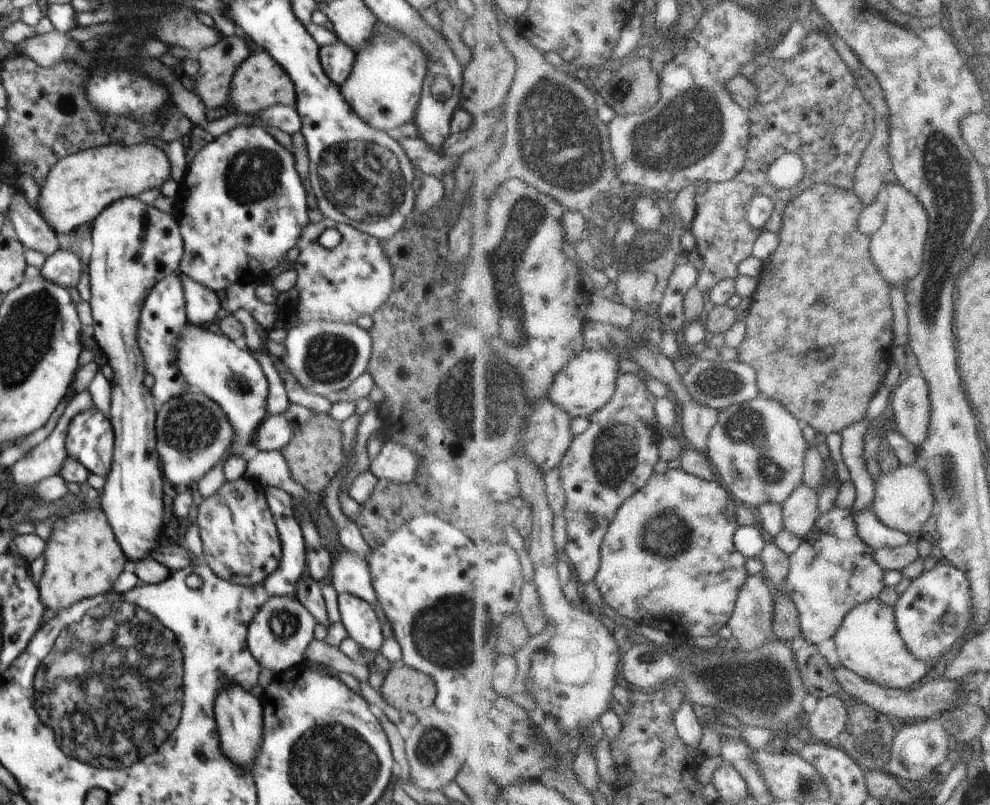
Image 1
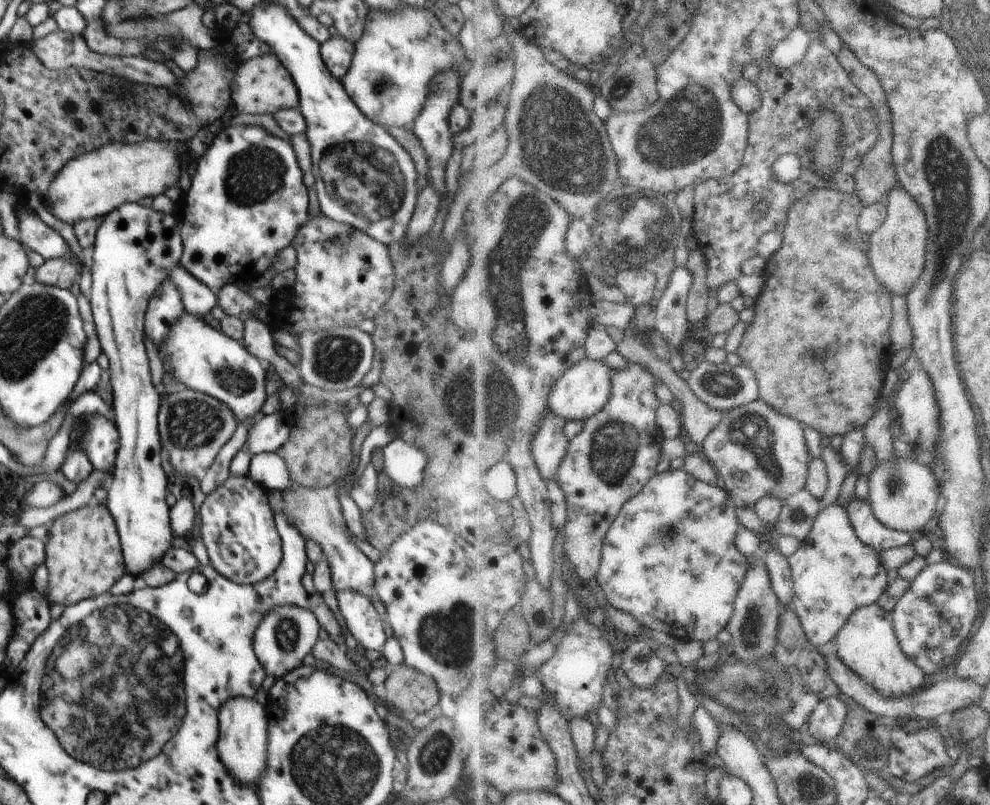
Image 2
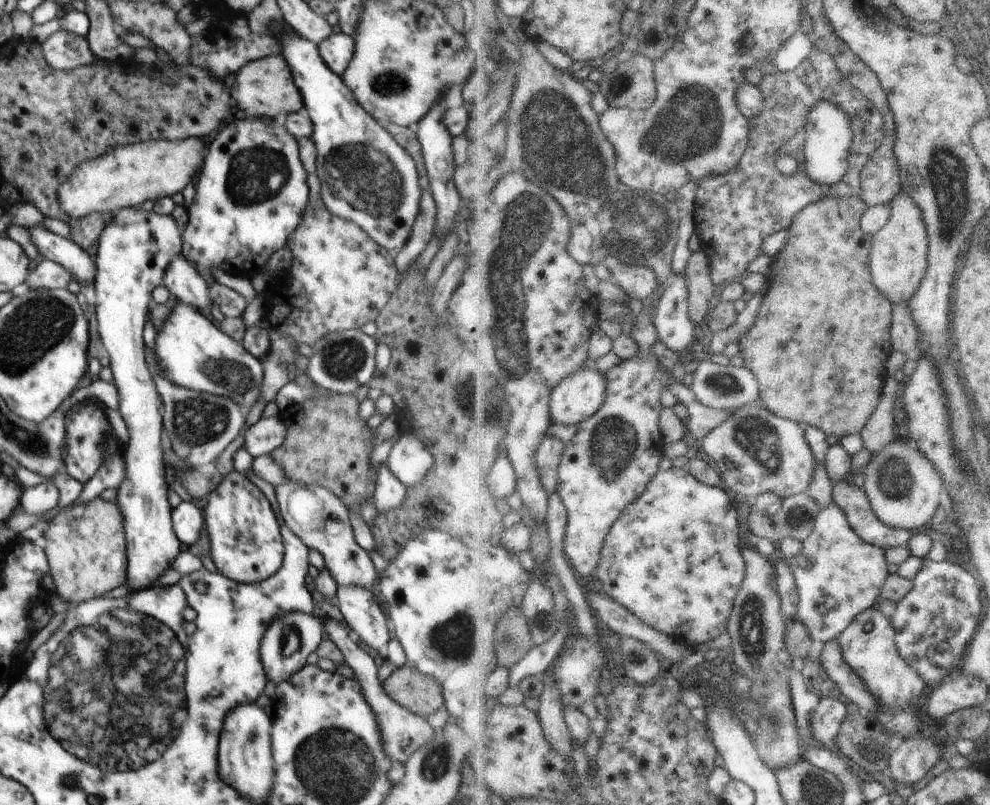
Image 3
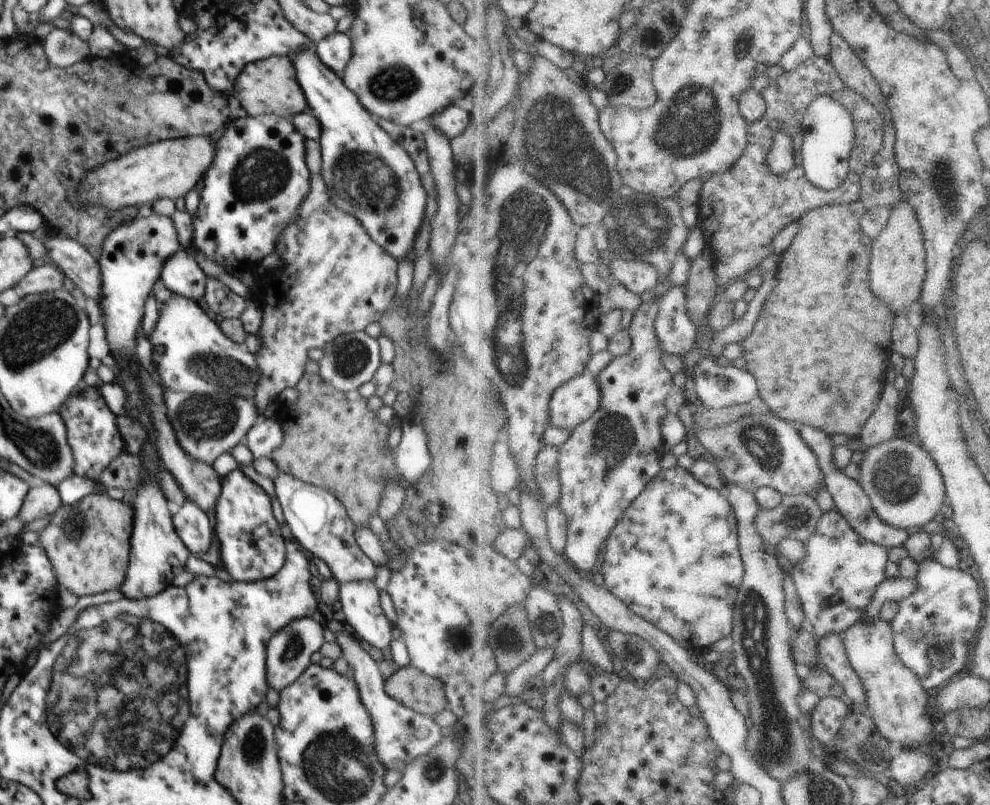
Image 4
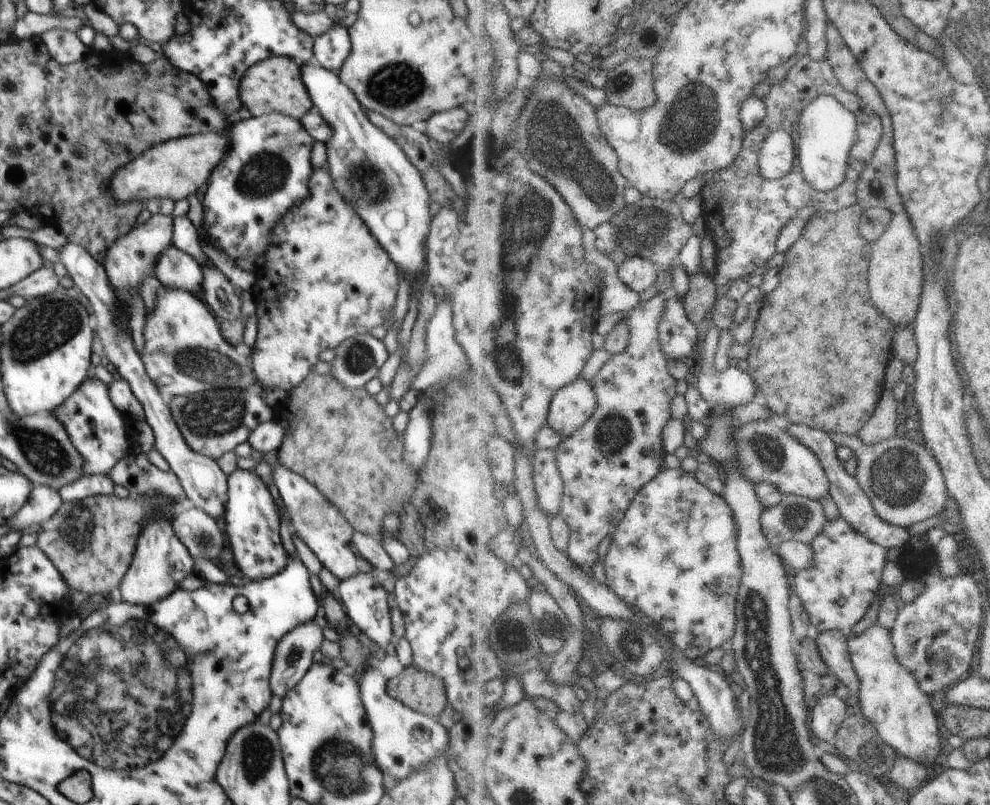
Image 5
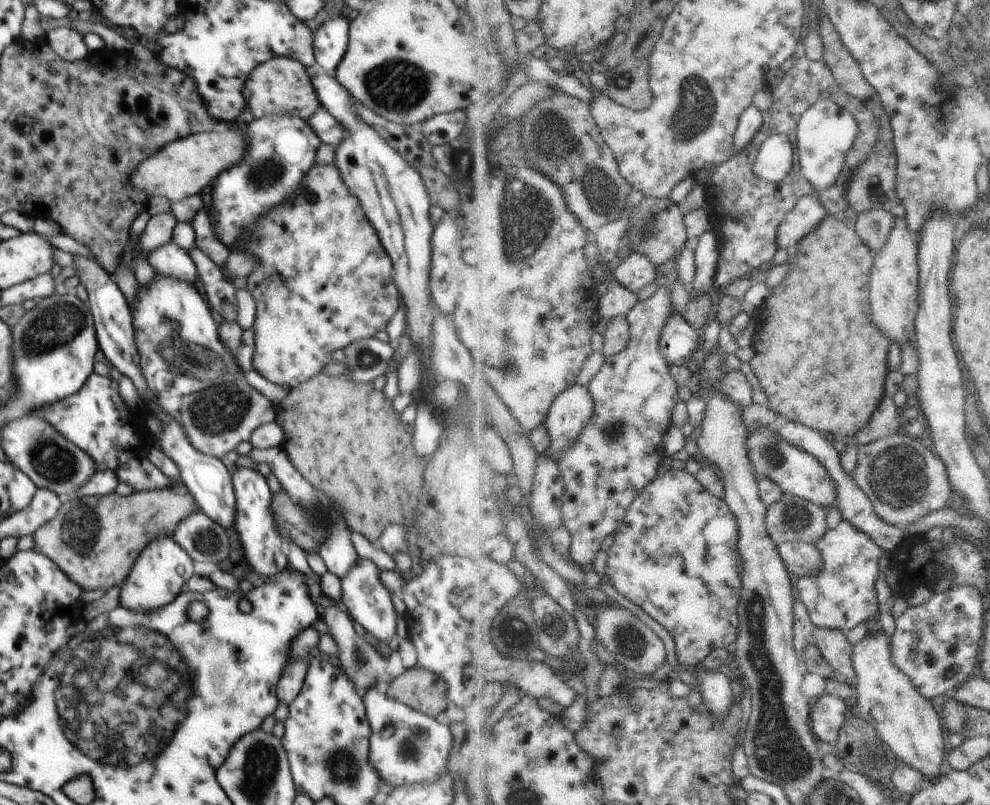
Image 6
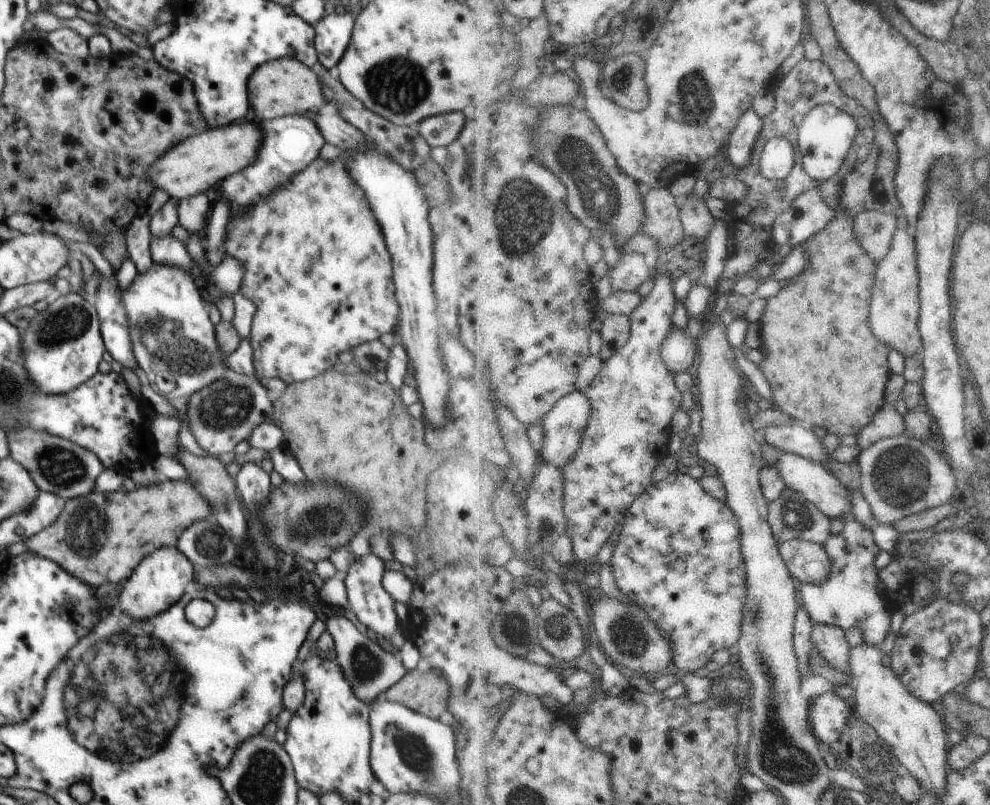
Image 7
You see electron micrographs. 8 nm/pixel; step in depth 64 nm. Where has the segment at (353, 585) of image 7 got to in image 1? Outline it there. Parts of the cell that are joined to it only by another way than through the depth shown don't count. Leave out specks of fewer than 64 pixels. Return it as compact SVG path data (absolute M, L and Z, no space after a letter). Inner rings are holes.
M341 593L338 595L338 608L340 622L344 625L348 637L361 649L376 652L382 647L388 631L378 620L372 605L352 594Z

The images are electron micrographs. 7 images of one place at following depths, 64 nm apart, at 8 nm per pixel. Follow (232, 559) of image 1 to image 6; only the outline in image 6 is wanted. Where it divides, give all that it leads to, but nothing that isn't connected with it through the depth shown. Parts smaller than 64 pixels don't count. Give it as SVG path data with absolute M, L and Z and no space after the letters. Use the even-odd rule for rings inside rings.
M238 468L232 476L234 490L234 527L240 542L240 547L252 568L260 574L272 577L288 568L285 542L280 536L272 513L274 494L270 491L267 478L264 478L257 469Z

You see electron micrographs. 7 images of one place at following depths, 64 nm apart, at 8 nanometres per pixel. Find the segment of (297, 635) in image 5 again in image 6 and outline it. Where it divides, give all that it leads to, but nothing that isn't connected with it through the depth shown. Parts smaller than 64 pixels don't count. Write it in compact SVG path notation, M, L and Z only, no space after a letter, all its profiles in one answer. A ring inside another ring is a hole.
M313 626L302 630L292 638L288 662L282 670L282 678L276 684L276 694L280 702L288 705L300 694L310 664L310 649L317 646L318 642L320 642L320 634Z

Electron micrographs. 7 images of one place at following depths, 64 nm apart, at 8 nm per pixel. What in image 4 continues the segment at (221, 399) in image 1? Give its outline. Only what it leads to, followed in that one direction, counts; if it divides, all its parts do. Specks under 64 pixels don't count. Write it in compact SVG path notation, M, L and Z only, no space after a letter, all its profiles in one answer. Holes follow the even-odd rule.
M174 293L166 303L160 304L159 314L147 340L152 346L152 364L166 388L189 394L230 392L240 398L254 398L250 395L252 388L249 385L255 384L256 392L260 380L255 356L230 340L199 306L199 302Z

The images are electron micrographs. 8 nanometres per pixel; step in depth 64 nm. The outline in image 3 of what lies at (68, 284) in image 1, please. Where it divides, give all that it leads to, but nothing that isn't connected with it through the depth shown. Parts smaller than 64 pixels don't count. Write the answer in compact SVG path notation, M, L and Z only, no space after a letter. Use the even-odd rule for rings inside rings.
M44 259L42 262L34 263L34 268L28 270L25 283L30 289L52 290L67 288L71 279L71 274L63 266Z

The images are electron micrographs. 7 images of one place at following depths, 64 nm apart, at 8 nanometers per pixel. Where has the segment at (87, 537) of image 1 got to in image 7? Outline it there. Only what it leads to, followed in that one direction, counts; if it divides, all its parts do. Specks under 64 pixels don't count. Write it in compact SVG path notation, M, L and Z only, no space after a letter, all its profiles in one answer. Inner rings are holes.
M163 478L153 485L138 486L132 492L92 491L88 494L88 500L102 504L102 510L110 518L107 524L106 542L98 552L90 554L88 558L74 552L66 539L58 534L56 521L24 542L31 553L54 560L66 572L96 589L104 582L119 584L122 580L126 580L151 552L162 547L176 547L180 535L188 527L194 525L196 521L213 519L211 504L188 479Z

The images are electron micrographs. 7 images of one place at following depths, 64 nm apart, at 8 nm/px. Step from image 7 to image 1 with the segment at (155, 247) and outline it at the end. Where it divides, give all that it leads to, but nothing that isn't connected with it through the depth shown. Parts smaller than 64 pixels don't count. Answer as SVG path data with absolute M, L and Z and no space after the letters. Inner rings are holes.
M181 272L178 274L182 277L182 284L184 284L188 323L206 327L217 322L216 315L222 309L220 298L206 286L194 282L194 280L182 275Z

